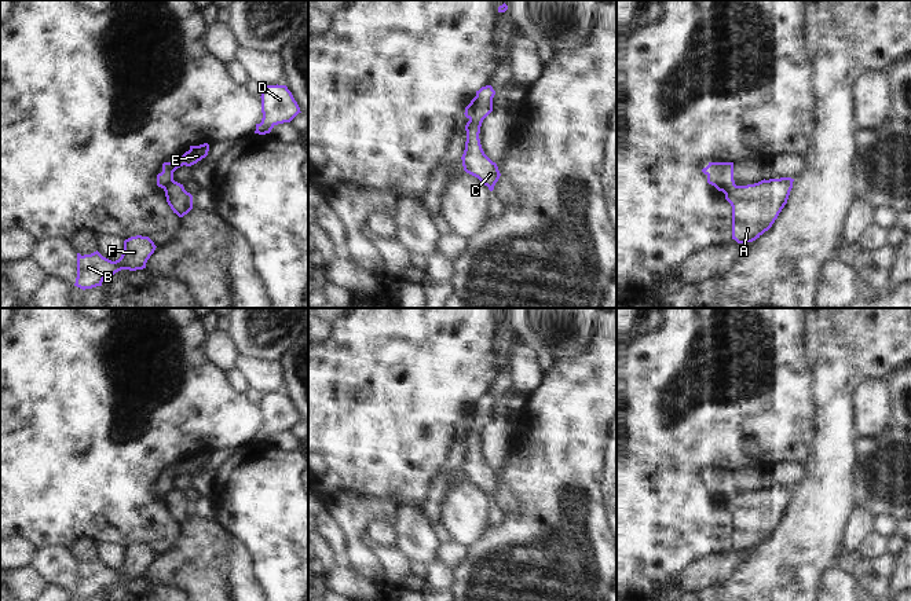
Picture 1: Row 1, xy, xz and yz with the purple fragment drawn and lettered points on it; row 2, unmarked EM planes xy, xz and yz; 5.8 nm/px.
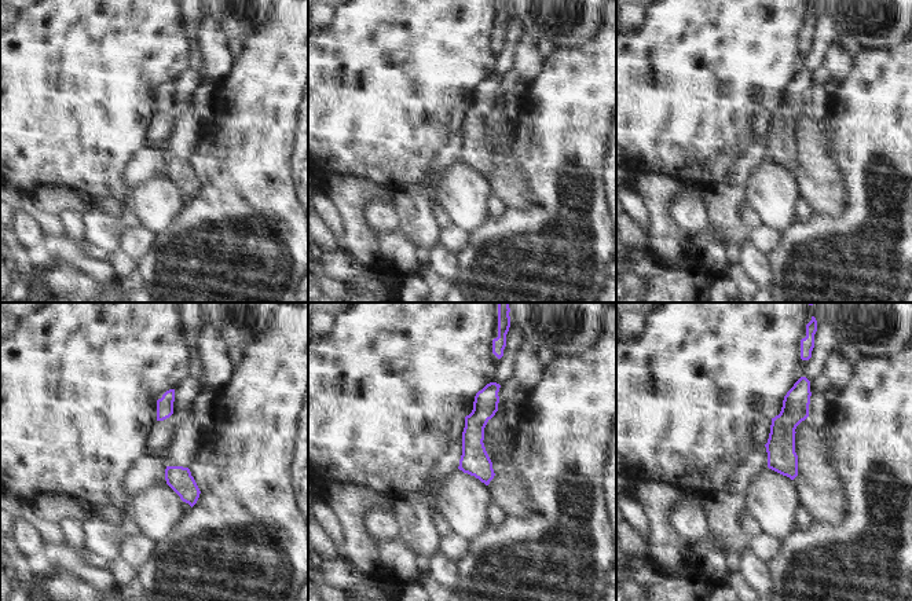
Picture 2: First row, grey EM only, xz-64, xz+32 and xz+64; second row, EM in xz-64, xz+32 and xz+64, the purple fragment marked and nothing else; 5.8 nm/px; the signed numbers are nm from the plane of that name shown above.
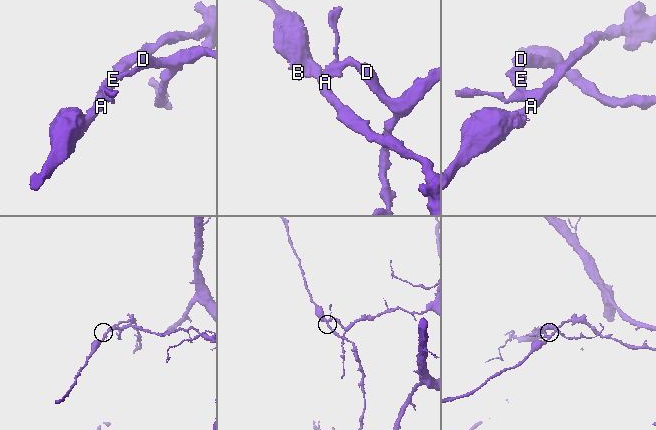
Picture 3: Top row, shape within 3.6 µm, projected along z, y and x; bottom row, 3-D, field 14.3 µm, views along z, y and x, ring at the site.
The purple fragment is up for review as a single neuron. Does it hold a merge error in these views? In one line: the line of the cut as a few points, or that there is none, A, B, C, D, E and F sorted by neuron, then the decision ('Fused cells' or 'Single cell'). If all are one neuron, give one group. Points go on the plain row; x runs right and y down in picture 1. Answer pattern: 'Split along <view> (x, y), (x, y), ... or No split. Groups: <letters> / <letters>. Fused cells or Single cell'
Split along xz (474, 407), (472, 424), (469, 427). Groups: A B C F / D E. Fused cells.

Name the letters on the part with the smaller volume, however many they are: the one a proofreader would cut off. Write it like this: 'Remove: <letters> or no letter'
Remove: A, B, C, F

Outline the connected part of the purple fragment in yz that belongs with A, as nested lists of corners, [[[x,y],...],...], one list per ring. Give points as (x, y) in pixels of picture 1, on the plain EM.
[[[794,487],[761,488],[732,496],[718,495],[732,514],[732,547],[753,550],[768,539],[787,512]]]

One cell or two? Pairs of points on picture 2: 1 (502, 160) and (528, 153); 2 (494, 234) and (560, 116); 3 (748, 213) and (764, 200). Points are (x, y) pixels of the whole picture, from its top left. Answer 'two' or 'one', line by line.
1: two
2: one
3: two

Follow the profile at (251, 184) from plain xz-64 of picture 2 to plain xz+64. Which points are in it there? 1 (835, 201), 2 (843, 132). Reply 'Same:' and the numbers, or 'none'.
Same: 2

